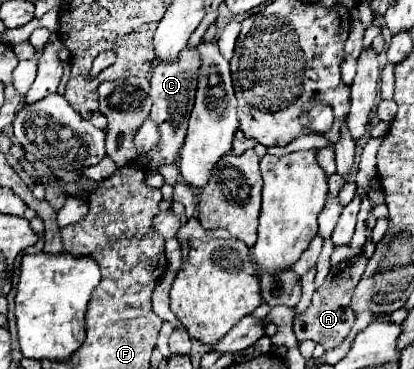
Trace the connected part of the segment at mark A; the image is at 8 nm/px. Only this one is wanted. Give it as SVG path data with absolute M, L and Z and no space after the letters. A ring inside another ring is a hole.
M353 256L349 260L343 260L339 264L335 264L331 270L329 270L329 276L325 278L323 286L319 290L315 290L313 294L313 300L311 300L311 306L293 320L293 332L297 336L298 341L303 341L305 338L313 340L313 342L319 342L325 346L325 350L329 348L335 348L343 342L343 338L349 334L353 322L355 322L355 316L349 308L349 302L351 302L351 296L353 296L353 290L365 270L365 264L367 260L363 256Z

